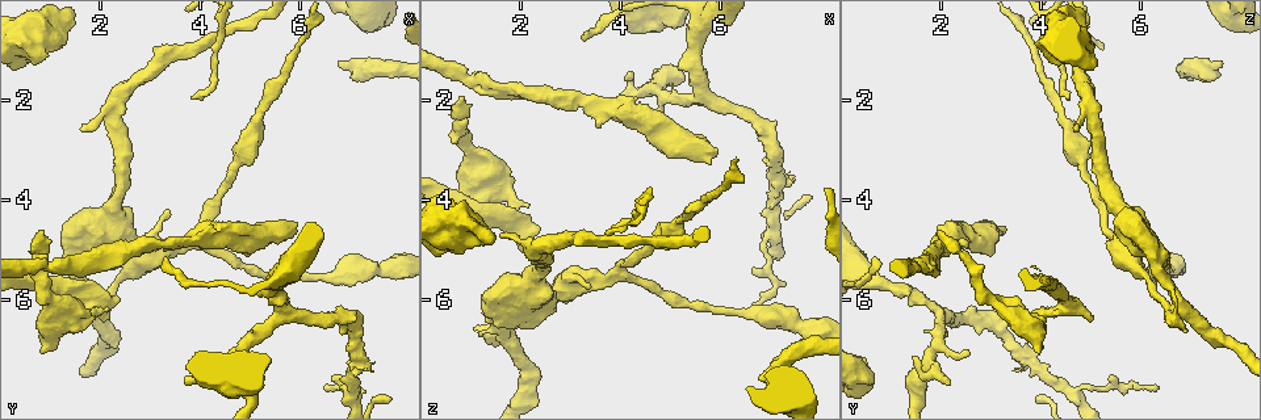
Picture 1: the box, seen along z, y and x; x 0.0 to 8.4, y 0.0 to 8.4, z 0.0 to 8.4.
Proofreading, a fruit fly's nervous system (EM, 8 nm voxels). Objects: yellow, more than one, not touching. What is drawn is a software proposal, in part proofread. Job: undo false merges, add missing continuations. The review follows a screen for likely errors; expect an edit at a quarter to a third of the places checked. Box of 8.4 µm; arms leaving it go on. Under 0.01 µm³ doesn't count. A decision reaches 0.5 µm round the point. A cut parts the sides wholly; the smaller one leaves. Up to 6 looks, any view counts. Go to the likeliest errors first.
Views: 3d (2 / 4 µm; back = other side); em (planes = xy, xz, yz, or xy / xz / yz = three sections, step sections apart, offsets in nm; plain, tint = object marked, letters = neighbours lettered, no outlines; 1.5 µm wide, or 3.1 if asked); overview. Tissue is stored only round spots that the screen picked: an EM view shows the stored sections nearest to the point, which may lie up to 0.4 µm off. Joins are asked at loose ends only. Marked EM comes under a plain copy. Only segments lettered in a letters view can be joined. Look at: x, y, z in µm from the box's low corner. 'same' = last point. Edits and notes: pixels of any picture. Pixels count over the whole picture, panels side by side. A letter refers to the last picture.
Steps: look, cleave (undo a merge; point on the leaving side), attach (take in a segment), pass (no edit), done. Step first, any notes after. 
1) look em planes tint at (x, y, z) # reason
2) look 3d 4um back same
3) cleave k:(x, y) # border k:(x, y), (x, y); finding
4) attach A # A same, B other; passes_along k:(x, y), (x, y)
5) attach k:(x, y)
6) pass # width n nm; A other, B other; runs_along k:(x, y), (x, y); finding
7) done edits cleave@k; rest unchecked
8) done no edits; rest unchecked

look 3d 2um at (5.80, 4.55, 3.25) # free end

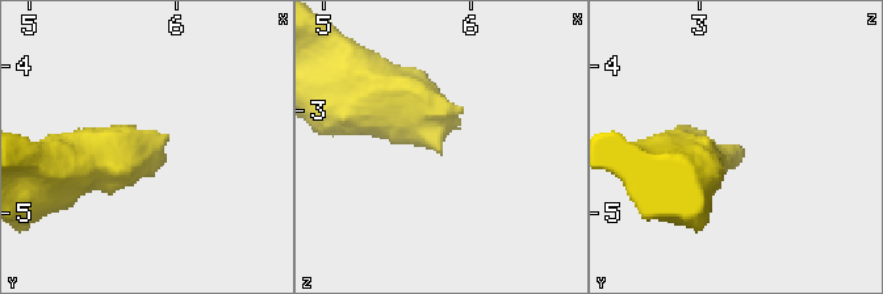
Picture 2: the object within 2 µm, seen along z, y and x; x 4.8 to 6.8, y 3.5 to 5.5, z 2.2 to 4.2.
look em yz step 4 letters at (5.78, 4.56, 3.30) # shape alone is not enough

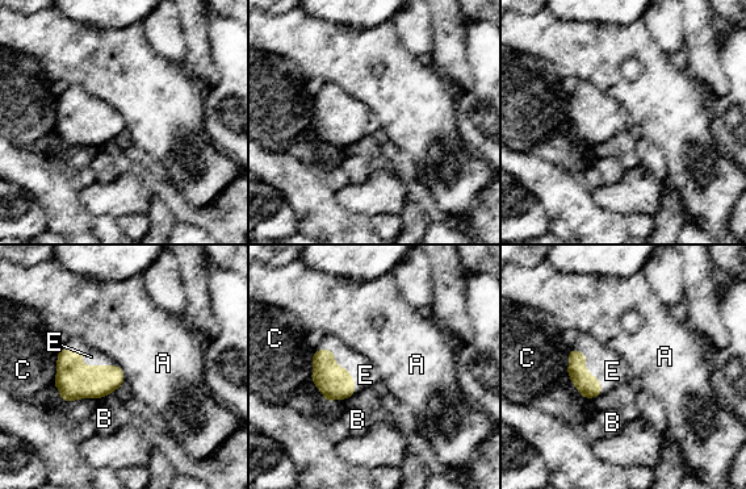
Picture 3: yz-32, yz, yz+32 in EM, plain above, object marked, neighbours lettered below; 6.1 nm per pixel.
attach 3:(365, 375) # A other, B other, C other, E same; passes_along 3:(335, 383), (338, 366), (365, 375); the neuron continues

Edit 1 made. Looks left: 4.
look em planes letters at (1.15, 6.10, 6.70) # free end

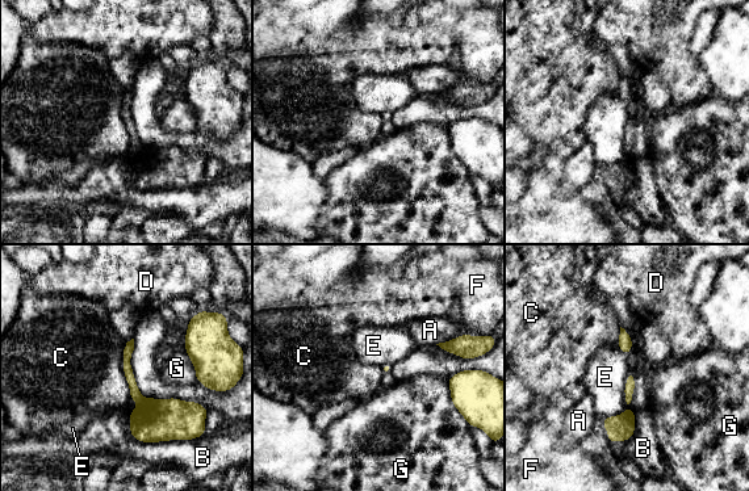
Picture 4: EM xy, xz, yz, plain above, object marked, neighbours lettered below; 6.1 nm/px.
cleave 4:(154, 420) # A other, B other, C other, D other, E other, F other, G other; border 4:(145, 398), (139, 403); two neurons meet here

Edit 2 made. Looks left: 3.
look em planes tint at (1.85, 6.15, 4.50) # abrupt turn

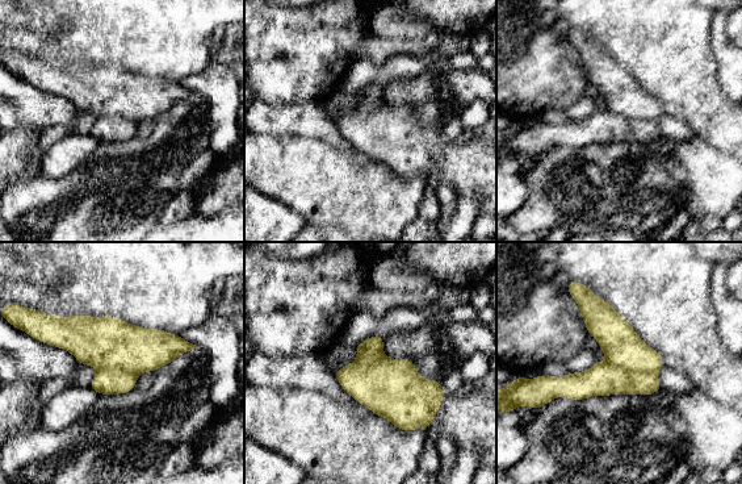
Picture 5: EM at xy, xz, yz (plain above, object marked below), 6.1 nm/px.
look em planes letters same # see the neighbours

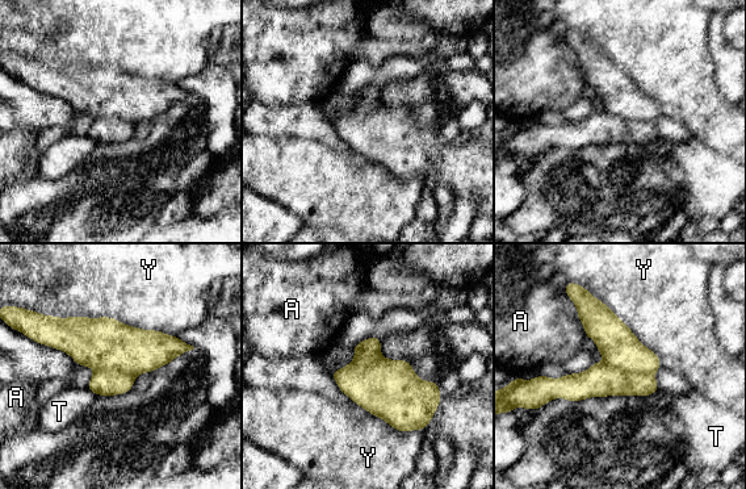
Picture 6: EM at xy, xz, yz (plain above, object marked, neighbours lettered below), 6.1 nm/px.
cleave 6:(615, 341) # A other, T other, Y other; border 6:(603, 360), (625, 372), (653, 373); a second neuron is stuck on

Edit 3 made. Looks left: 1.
done edits attach@3, cleave@4, cleave@6; rest unchecked

